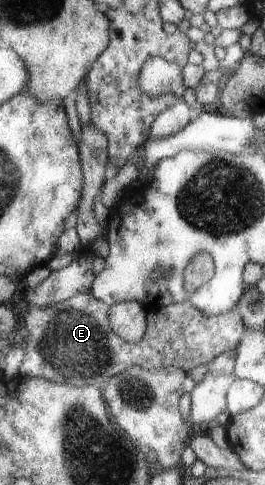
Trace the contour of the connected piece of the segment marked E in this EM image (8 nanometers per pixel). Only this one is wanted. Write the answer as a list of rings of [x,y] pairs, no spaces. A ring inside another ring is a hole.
[[[77,294],[64,302],[46,308],[40,308],[30,302],[27,304],[29,305],[28,313],[19,321],[28,331],[28,340],[23,344],[26,348],[26,357],[19,375],[25,378],[43,378],[72,386],[97,386],[97,389],[100,390],[104,390],[110,379],[125,372],[131,365],[143,366],[148,370],[176,365],[188,370],[193,369],[196,365],[209,364],[211,359],[220,353],[234,350],[243,330],[241,316],[235,306],[225,313],[206,316],[188,304],[188,301],[182,301],[156,309],[148,309],[147,319],[149,322],[142,340],[126,342],[110,326],[110,305],[93,297],[92,294]]]

